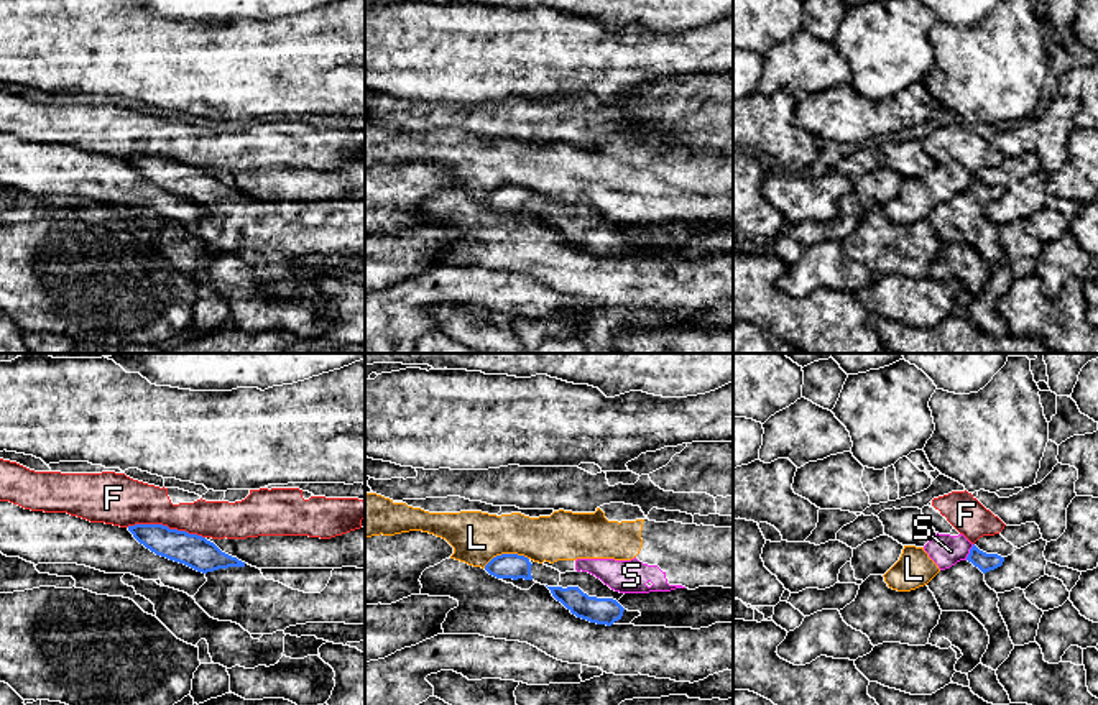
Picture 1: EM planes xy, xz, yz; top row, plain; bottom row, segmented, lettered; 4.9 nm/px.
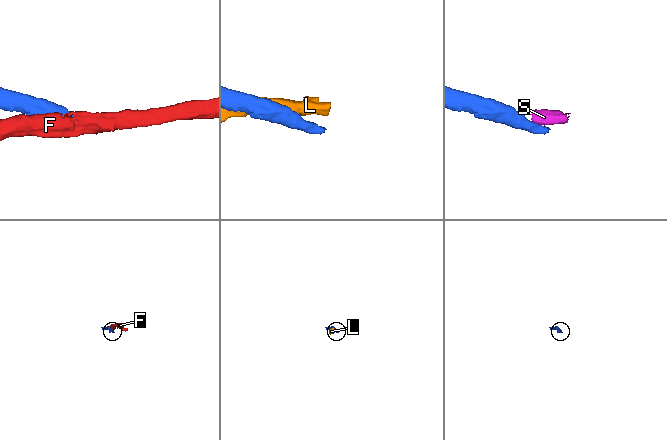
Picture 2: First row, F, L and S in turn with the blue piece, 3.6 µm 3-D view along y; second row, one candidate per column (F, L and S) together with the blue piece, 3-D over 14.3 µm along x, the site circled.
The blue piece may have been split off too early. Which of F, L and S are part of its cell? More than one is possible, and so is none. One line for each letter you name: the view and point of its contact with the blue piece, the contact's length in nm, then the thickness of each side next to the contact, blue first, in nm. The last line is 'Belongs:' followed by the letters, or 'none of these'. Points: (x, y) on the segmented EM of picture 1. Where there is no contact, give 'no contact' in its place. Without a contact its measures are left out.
Belongs: none of these

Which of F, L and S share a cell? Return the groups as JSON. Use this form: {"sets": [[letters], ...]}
{"sets": [["F"], ["L", "S"]]}

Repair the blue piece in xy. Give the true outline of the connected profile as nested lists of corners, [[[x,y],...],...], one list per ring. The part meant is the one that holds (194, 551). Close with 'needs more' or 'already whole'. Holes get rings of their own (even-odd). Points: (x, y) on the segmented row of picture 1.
[[[163,524],[128,526],[156,555],[202,572],[207,582],[194,595],[214,620],[240,624],[250,634],[273,634],[306,623],[365,624],[365,569],[256,569],[222,552],[214,542]]]; needs more

